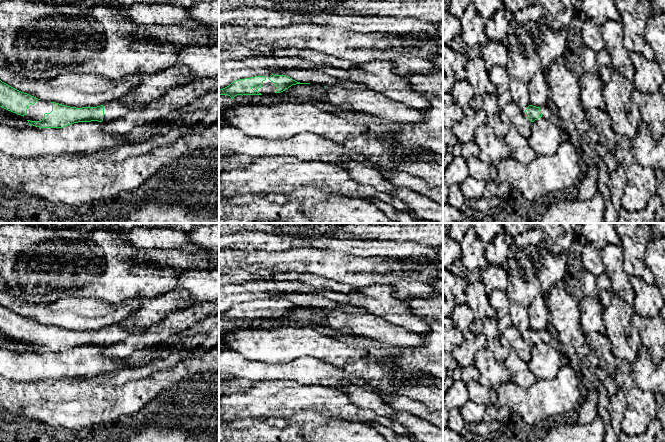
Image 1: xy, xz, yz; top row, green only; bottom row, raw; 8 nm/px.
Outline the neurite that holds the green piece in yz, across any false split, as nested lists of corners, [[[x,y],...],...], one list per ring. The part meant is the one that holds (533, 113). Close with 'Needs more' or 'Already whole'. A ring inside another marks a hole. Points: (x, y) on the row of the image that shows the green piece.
[[[529,105],[527,107],[527,109],[525,110],[526,112],[526,117],[531,121],[534,122],[535,120],[537,120],[540,117],[545,117],[545,118],[549,118],[551,112],[550,110],[547,108],[547,106],[541,106],[541,107],[536,107],[533,105]]]. Needs more

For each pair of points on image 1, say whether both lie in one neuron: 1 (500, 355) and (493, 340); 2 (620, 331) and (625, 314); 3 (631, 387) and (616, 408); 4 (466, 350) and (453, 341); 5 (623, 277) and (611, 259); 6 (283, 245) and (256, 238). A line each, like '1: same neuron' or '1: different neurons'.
1: same neuron
2: same neuron
3: different neurons
4: different neurons
5: same neuron
6: same neuron

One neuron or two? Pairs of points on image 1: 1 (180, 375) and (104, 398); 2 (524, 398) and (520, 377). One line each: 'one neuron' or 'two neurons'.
1: one neuron
2: two neurons

